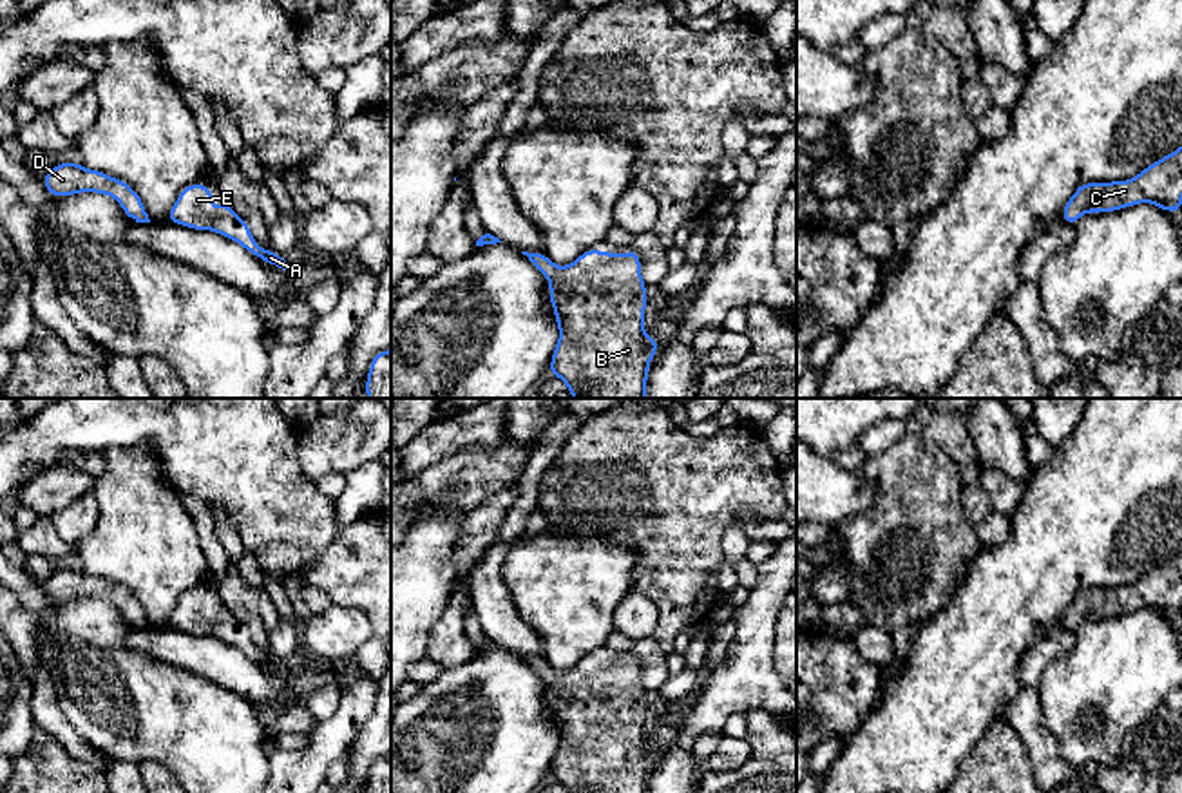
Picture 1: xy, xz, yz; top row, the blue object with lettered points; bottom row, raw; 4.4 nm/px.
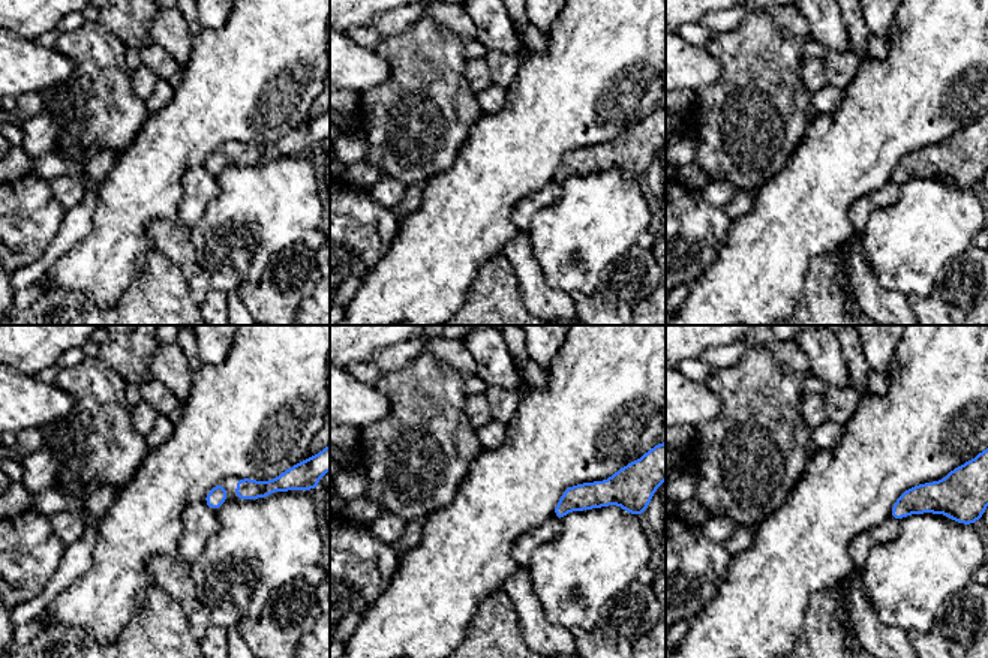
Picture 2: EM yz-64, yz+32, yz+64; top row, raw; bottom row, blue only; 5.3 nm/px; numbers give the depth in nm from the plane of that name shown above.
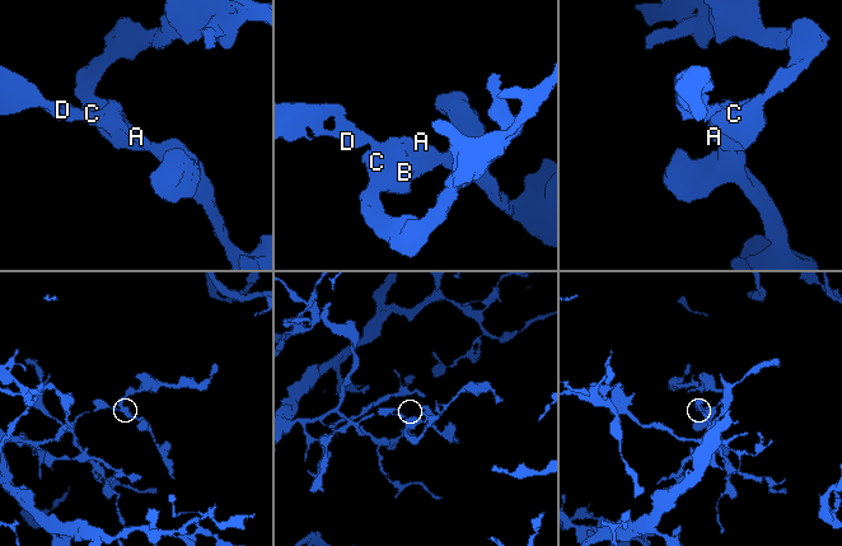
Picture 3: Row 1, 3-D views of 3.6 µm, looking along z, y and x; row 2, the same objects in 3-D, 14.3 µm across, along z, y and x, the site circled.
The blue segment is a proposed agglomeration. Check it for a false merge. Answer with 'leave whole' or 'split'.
leave whole

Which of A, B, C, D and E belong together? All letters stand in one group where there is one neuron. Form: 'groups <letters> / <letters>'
groups A B C D E

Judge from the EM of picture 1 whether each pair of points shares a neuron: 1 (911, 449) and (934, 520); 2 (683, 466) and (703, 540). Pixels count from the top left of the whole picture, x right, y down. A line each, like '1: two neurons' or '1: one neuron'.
1: one neuron
2: one neuron

